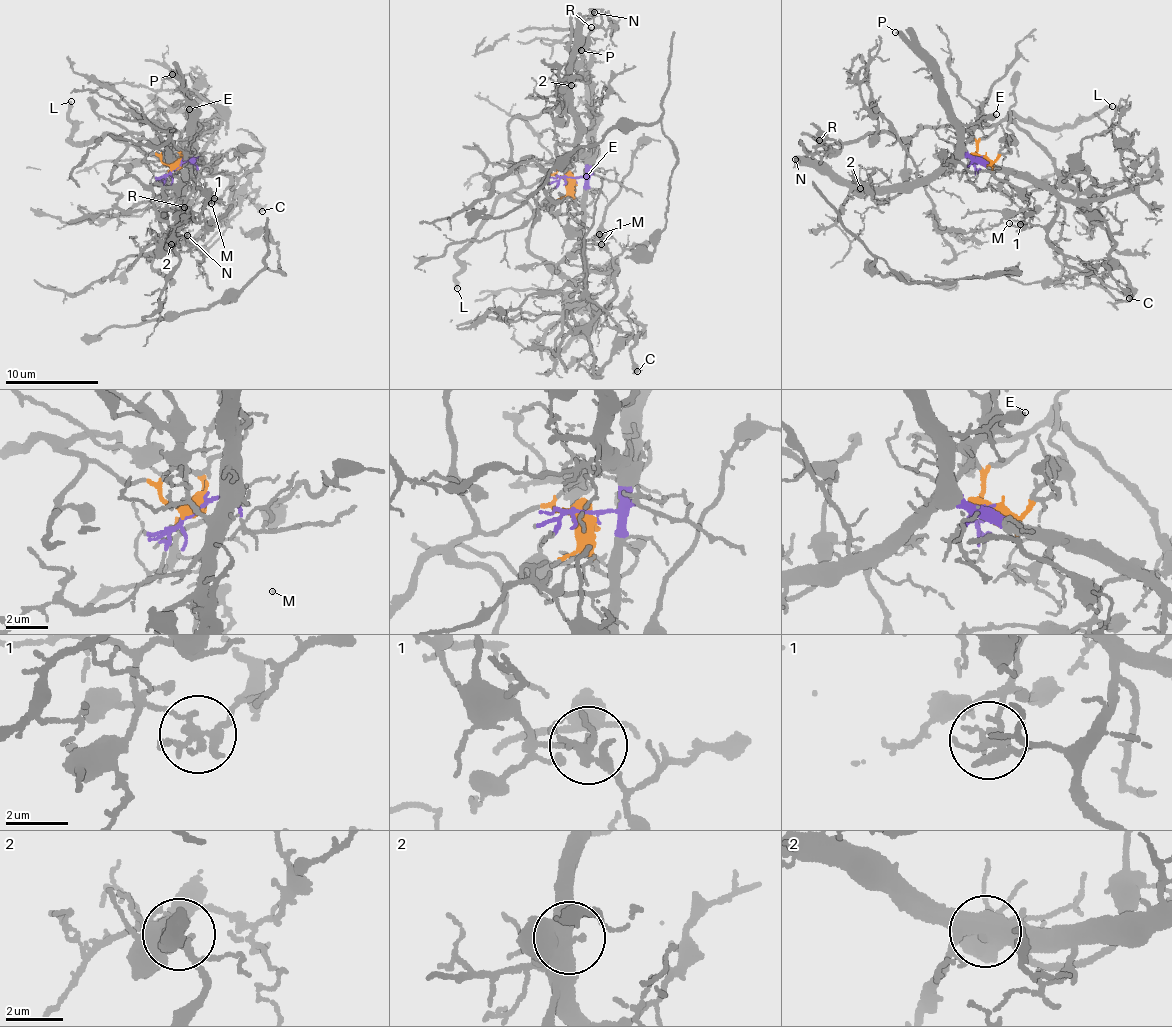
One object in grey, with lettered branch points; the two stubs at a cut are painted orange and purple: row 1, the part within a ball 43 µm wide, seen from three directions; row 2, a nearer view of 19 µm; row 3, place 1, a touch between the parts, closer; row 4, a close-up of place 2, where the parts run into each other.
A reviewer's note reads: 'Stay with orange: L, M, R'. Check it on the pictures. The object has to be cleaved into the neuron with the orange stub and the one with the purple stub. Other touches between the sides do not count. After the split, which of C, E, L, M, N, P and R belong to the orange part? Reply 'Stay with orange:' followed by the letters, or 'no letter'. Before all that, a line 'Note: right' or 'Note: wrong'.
Note: right
Stay with orange: L, M, R

